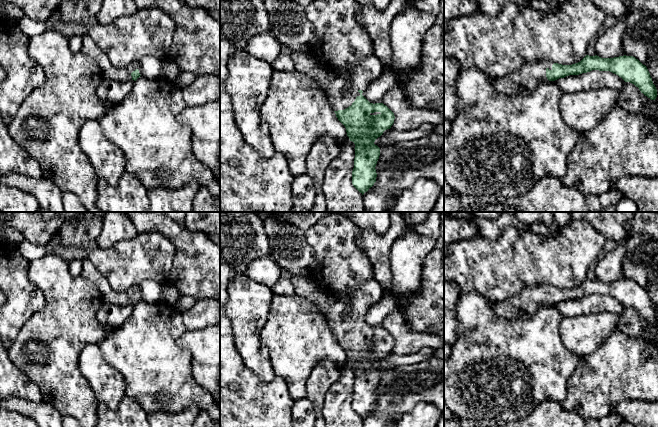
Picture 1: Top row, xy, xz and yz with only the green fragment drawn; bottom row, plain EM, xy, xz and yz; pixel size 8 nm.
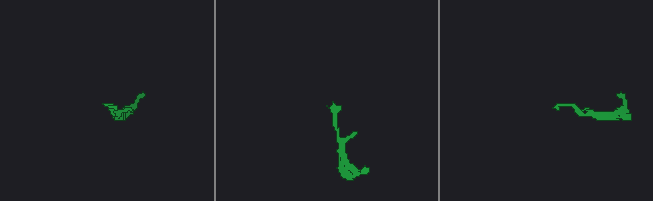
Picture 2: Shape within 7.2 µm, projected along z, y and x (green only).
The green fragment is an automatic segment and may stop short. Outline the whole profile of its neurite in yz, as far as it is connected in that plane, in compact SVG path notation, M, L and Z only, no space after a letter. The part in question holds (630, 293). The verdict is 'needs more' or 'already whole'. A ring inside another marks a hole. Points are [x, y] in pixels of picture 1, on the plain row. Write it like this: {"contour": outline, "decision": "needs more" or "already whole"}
{"contour": "M586 279L580 286L572 289L534 284L507 300L493 303L493 308L497 315L507 319L529 319L541 306L555 305L592 294L610 295L625 306L634 308L651 324L655 324L657 321L657 313L647 291L635 281L626 279L614 282Z", "decision": "needs more"}

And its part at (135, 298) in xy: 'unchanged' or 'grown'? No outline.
grown

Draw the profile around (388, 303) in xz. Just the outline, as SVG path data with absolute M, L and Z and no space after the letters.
M393 294L383 295L377 303L369 308L365 322L370 327L379 327L383 320L397 309L399 309L399 297Z

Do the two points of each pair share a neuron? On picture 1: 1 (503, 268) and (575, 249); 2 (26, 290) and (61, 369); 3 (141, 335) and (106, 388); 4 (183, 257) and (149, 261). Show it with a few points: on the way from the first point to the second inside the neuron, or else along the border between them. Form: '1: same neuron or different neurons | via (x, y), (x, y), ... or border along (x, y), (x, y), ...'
1: same neuron | via (521, 259), (533, 256), (557, 256)
2: different neurons | border along (40, 289), (45, 304), (20, 329)
3: different neurons | border along (102, 353), (102, 356), (122, 375), (126, 392)
4: different neurons | border along (164, 236), (175, 249), (171, 271), (167, 280)

